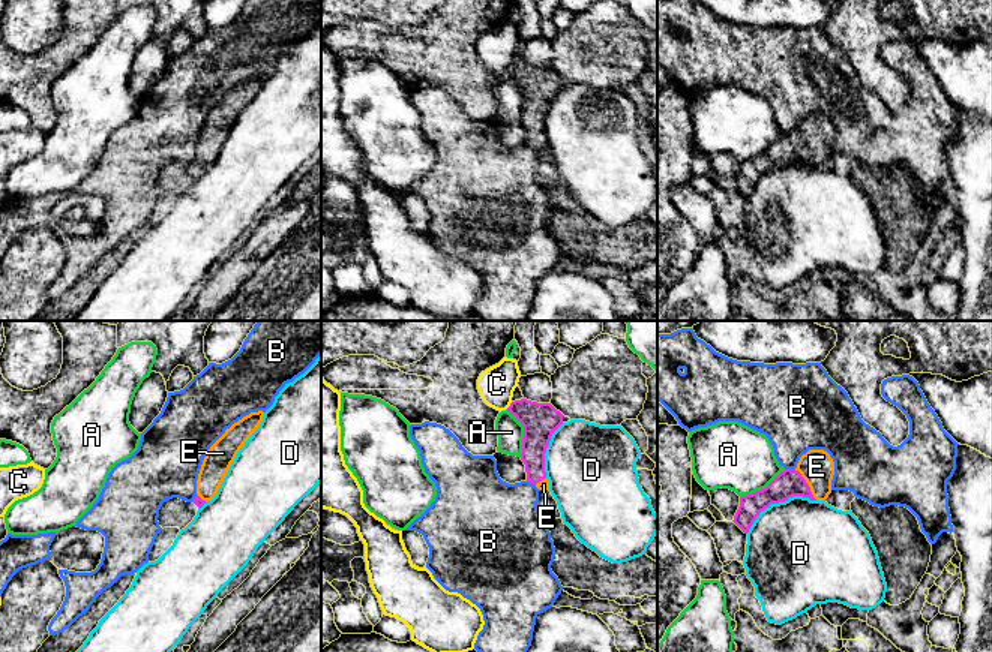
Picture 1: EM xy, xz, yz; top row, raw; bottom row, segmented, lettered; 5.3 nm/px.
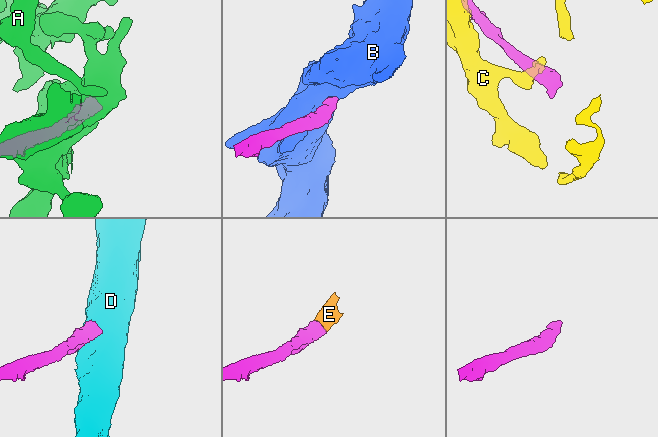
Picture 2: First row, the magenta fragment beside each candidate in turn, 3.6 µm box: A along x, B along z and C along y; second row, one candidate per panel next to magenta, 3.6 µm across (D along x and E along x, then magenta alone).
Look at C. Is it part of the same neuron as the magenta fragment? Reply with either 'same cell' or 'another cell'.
another cell

